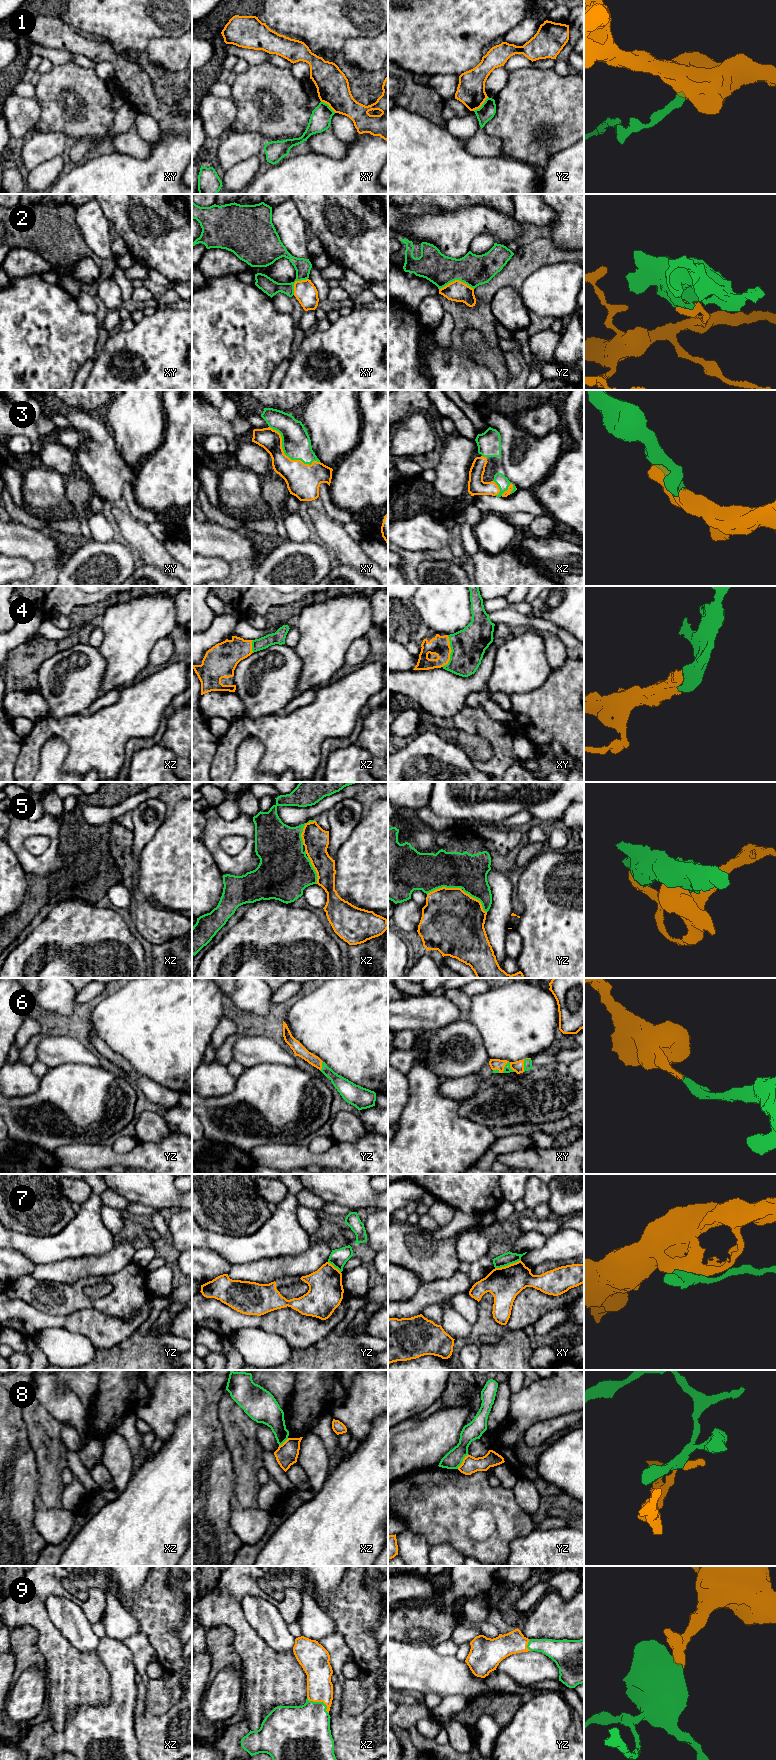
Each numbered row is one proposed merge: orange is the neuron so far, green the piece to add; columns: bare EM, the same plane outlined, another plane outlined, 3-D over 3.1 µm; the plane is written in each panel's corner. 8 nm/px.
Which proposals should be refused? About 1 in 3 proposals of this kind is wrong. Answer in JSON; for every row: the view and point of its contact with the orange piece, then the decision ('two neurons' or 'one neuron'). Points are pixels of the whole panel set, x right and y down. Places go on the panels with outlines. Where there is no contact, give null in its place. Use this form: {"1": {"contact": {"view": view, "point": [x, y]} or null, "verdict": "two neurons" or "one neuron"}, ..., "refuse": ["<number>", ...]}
{"1": {"contact": {"view": "yz", "point": [481, 105]}, "verdict": "two neurons"}, "2": {"contact": {"view": "yz", "point": [456, 280]}, "verdict": "two neurons"}, "3": {"contact": {"view": "xy", "point": [287, 456]}, "verdict": "one neuron"}, "4": {"contact": {"view": "xy", "point": [451, 651]}, "verdict": "one neuron"}, "5": {"contact": {"view": "yz", "point": [459, 888]}, "verdict": "two neurons"}, "6": {"contact": {"view": "xy", "point": [508, 1061]}, "verdict": "one neuron"}, "7": {"contact": {"view": "xy", "point": [508, 1265]}, "verdict": "two neurons"}, "8": {"contact": {"view": "yz", "point": [463, 1461]}, "verdict": "two neurons"}, "9": {"contact": {"view": "xz", "point": [320, 1701]}, "verdict": "one neuron"}, "refuse": ["1", "2", "5", "7", "8"]}

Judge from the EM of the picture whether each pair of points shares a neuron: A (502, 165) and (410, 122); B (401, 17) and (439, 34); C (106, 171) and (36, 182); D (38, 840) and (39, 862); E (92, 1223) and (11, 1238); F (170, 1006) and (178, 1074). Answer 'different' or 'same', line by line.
A: same
B: same
C: different
D: different
E: same
F: same

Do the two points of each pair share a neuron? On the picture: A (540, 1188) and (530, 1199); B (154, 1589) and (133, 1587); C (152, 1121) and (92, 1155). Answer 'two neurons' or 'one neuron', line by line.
A: one neuron
B: two neurons
C: two neurons

